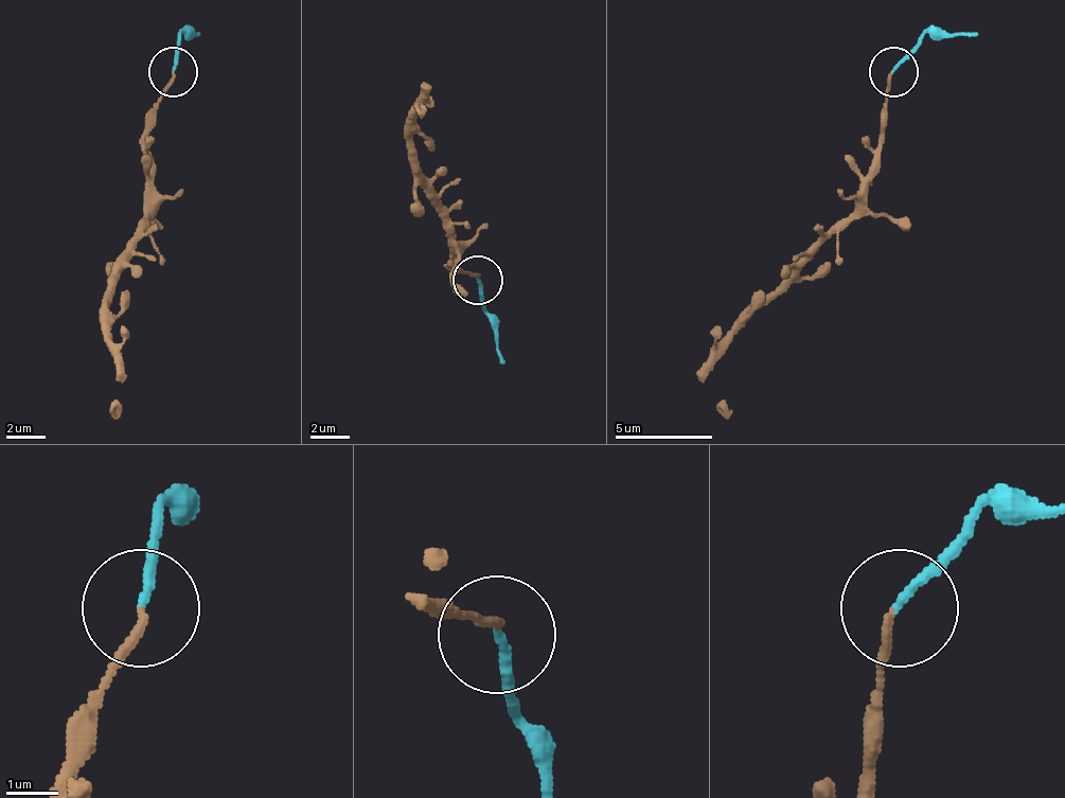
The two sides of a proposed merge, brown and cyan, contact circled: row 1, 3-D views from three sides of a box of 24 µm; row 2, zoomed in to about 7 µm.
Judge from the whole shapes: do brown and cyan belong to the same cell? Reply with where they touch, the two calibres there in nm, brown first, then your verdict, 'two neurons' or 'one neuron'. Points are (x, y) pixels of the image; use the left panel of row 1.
place (173, 71); calibres 150 and 170 nm; two neurons

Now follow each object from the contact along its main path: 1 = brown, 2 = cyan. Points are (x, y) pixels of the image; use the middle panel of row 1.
1: (479, 279), (455, 268), (455, 225), (410, 141), (420, 87), (420, 112)
2: (479, 279), (503, 361)

